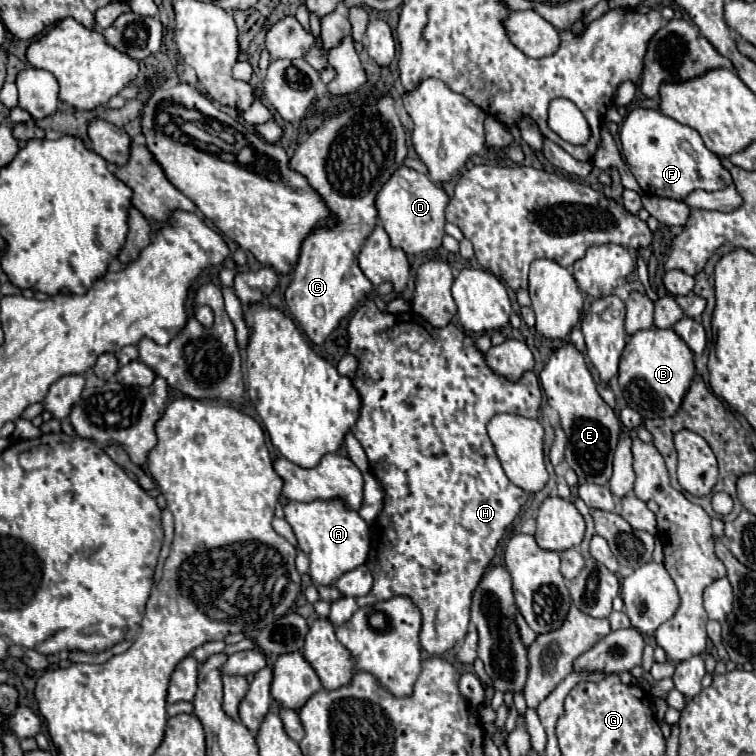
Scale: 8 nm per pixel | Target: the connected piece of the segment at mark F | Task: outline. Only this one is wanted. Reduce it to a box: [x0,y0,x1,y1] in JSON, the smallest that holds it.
[620,108,732,200]

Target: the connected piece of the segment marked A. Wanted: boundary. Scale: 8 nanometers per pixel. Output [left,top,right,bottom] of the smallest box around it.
[284,498,370,584]

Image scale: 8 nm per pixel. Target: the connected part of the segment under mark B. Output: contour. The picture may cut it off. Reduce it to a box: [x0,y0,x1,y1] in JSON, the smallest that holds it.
[618,328,694,418]

